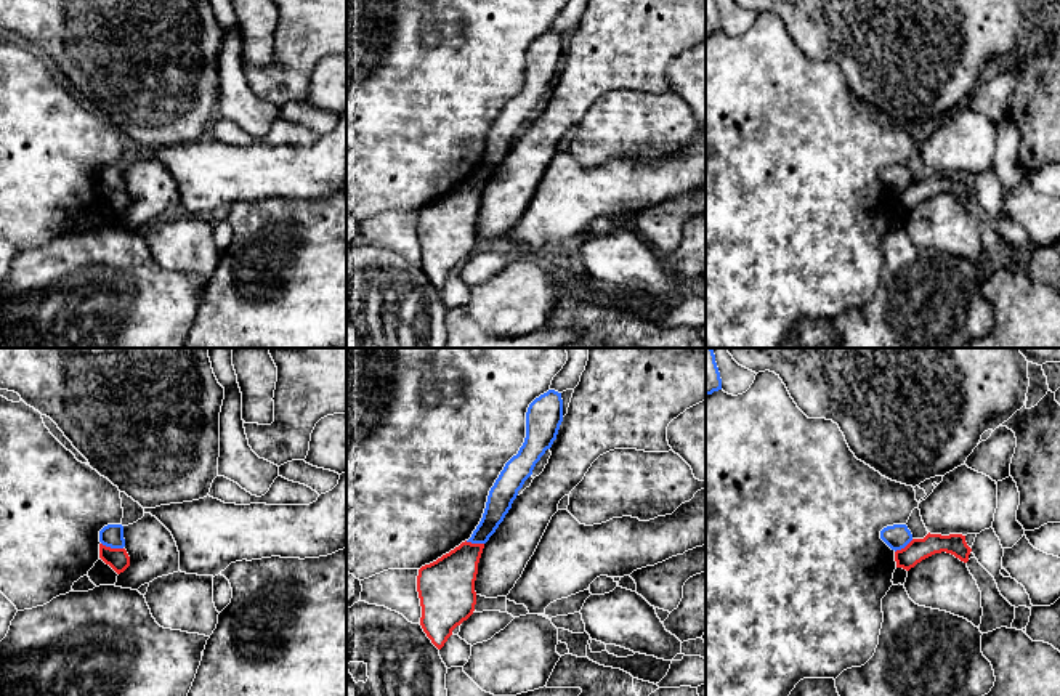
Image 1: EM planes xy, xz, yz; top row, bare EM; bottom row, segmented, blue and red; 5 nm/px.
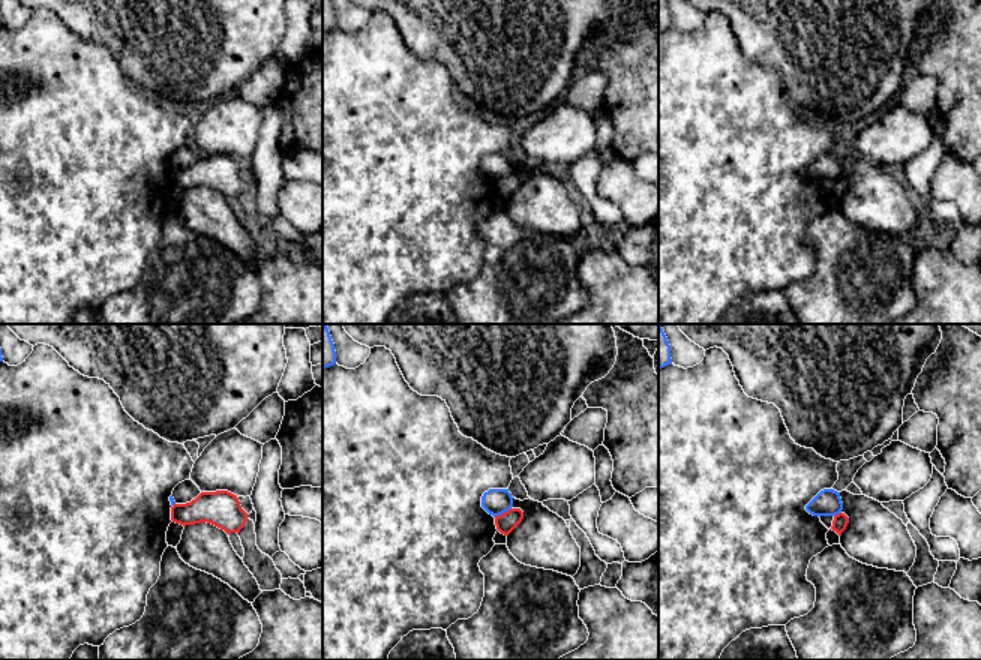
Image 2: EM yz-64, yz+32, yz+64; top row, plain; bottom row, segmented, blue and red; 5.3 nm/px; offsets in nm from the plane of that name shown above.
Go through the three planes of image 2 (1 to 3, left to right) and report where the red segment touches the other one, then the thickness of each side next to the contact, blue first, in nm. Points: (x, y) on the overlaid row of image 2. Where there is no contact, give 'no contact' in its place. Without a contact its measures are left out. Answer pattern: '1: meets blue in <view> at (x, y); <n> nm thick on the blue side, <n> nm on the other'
1: no contact
2: meets blue in yz+32 at (501, 513); 140 nm thick on the blue side, 110 nm on the other
3: meets blue in yz+64 at (837, 513); 140 nm thick on the blue side, 80 nm on the other

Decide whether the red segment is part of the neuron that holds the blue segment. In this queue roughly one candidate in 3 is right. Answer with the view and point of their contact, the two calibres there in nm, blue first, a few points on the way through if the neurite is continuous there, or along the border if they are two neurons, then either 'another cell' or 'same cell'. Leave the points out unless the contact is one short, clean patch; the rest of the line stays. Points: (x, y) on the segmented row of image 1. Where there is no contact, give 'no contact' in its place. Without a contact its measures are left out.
contact xy (113, 547); calibres 110 and 110 nm; border xy (101, 542), (122, 549); another cell

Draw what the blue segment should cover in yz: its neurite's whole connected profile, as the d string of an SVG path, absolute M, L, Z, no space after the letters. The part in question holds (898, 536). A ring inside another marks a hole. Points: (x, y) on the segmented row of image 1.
M893 524L880 531L880 539L896 552L904 548L912 540L912 534L906 524Z

